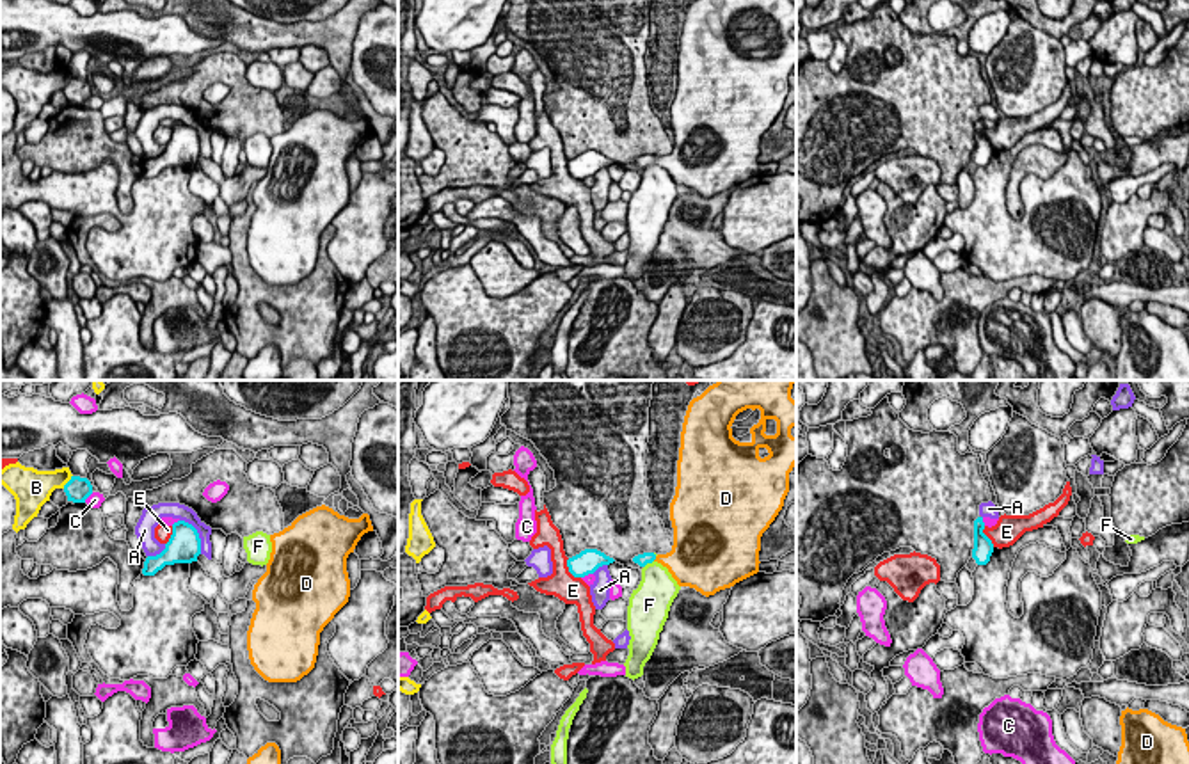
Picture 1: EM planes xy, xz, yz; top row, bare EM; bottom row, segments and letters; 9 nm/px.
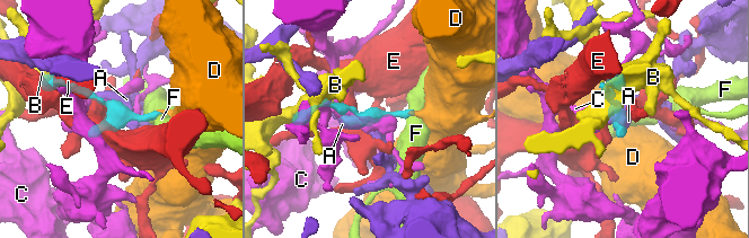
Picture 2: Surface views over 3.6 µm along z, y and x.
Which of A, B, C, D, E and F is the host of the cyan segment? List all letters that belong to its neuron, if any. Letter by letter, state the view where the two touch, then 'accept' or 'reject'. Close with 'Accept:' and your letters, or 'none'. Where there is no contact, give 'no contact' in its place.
A: xy | reject
B: xy | reject
C: xy | reject
D: xz | accept
E: xz | reject
F: xz | reject
Accept: D

